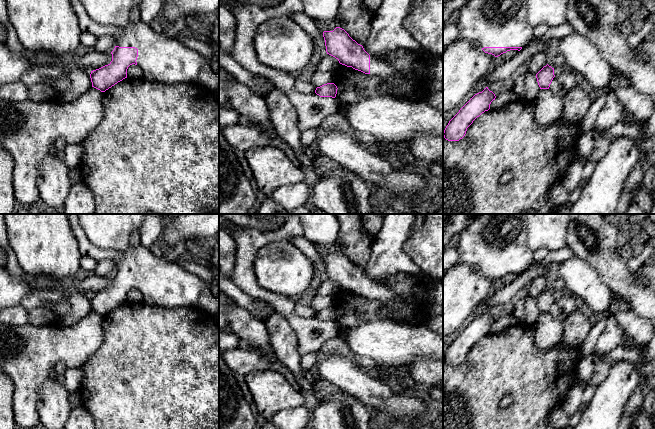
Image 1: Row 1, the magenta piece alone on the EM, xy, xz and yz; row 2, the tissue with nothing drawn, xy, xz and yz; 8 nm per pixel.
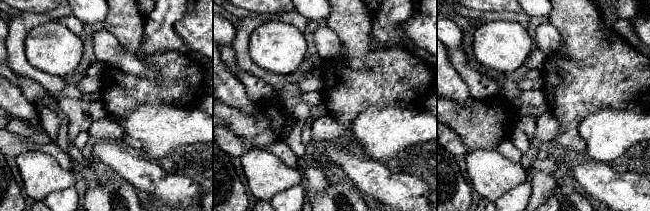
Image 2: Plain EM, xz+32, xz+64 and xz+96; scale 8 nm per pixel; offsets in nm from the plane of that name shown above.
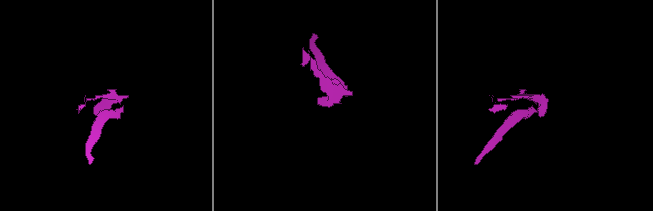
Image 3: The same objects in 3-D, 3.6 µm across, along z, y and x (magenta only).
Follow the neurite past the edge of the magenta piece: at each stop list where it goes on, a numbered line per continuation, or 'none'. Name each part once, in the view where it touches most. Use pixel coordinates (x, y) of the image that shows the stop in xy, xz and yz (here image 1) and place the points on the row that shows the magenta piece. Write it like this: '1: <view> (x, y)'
1: yz (489, 23)

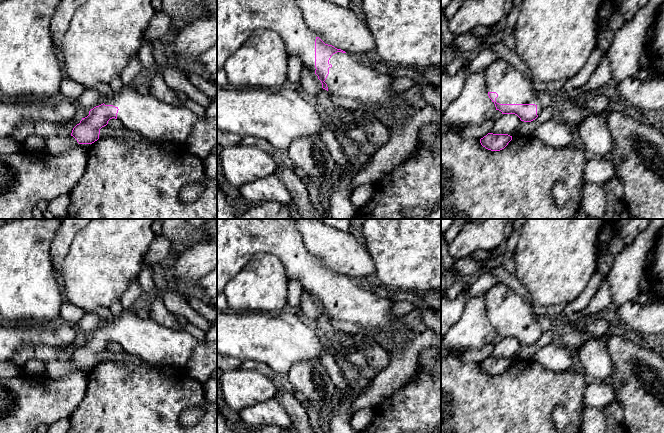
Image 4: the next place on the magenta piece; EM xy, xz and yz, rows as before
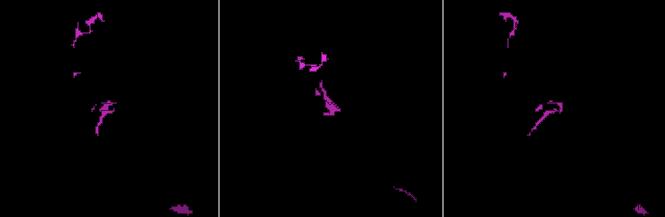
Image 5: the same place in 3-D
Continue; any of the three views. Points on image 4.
1: yz (512, 86)

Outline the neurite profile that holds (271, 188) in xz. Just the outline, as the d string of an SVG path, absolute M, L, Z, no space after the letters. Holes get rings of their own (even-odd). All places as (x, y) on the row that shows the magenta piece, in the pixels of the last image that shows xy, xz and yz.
M275 174L248 182L239 190L241 197L249 202L274 201L288 205L292 202L285 184Z

